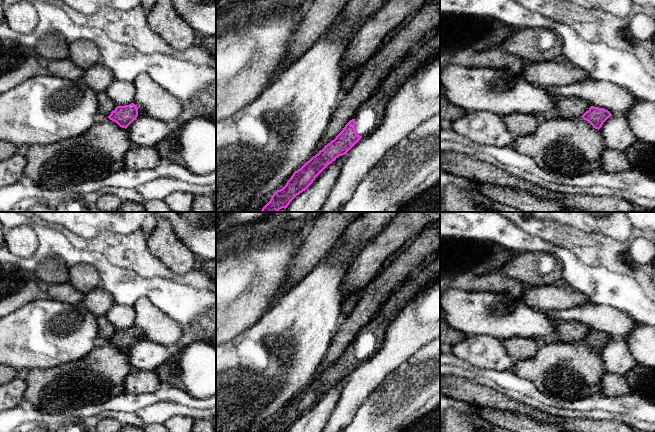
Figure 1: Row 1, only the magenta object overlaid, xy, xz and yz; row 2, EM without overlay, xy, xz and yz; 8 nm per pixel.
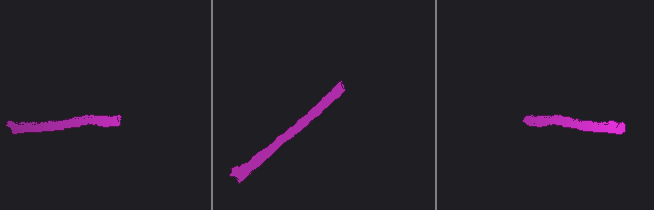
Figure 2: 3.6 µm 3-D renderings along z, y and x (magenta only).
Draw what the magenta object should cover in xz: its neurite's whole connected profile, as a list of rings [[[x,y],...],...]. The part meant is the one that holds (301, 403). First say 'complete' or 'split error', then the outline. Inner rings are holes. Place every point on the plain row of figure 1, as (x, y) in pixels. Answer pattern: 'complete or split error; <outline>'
split error; [[[440,254],[433,259],[425,261],[415,269],[408,278],[397,287],[387,301],[381,306],[372,320],[365,325],[357,334],[354,343],[350,344],[334,364],[324,370],[318,378],[307,385],[300,393],[295,395],[286,409],[277,414],[270,425],[263,432],[287,432],[290,426],[300,417],[305,415],[315,402],[339,380],[347,376],[363,361],[373,356],[384,342],[385,332],[388,325],[398,316],[402,308],[411,302],[416,295],[424,289],[432,286],[440,280]]]

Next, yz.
complete; [[[591,330],[581,341],[588,345],[595,353],[599,354],[603,347],[611,340],[612,338],[608,334]]]

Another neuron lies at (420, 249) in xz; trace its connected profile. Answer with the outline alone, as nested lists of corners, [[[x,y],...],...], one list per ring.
[[[440,219],[427,225],[363,289],[363,296],[353,311],[344,316],[339,324],[313,380],[334,364],[350,344],[355,343],[358,332],[372,320],[392,292],[438,250],[440,250]]]

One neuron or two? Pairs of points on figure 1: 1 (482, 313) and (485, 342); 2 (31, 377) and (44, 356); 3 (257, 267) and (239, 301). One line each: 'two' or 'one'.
1: two
2: two
3: one

